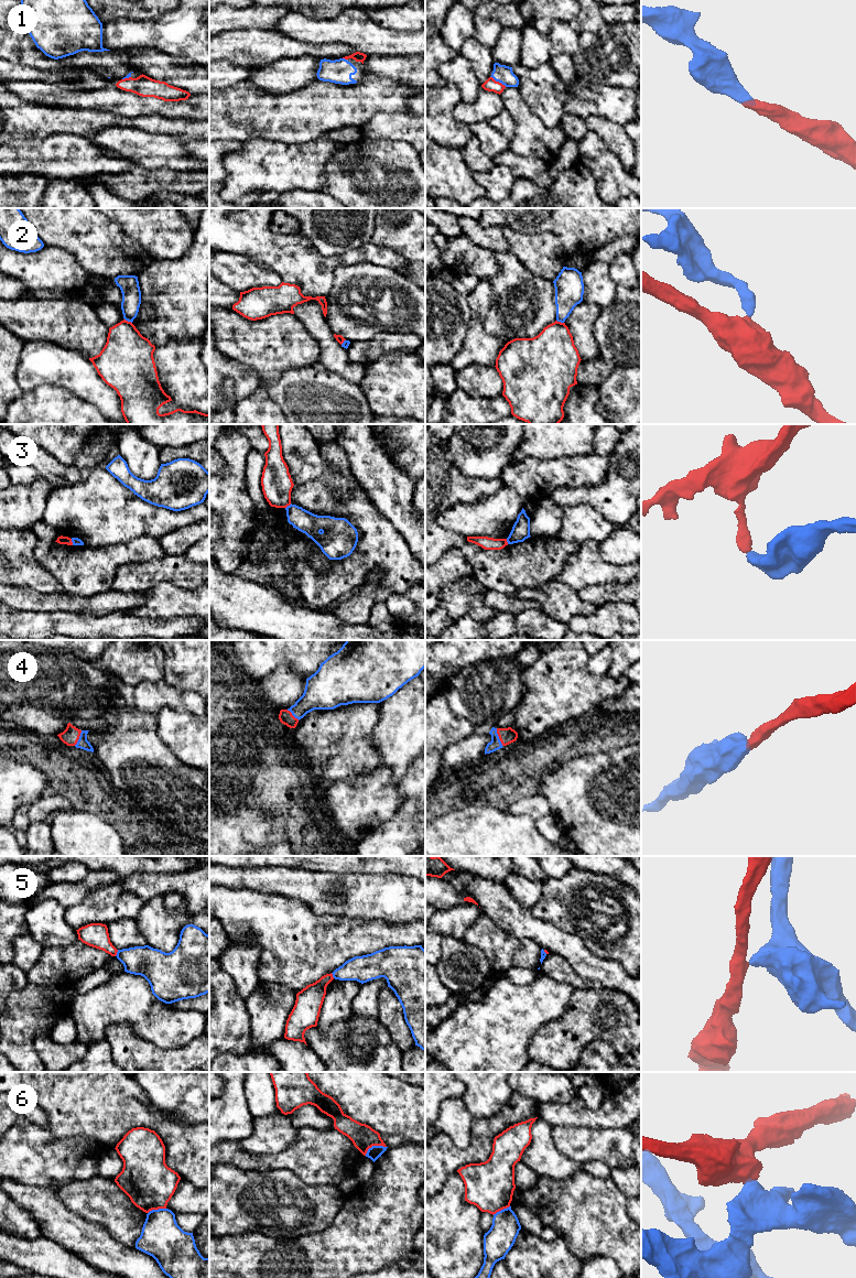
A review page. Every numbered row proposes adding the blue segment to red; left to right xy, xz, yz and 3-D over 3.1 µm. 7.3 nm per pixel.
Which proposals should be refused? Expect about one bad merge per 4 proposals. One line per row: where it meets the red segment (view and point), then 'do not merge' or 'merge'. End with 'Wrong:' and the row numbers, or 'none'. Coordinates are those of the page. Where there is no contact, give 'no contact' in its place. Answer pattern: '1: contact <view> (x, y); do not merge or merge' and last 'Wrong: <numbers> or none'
1: contact yz (498, 82); merge
2: contact xy (127, 321); do not merge
3: contact xy (72, 542); do not merge
4: contact yz (499, 737); merge
5: contact xy (116, 953); do not merge
6: contact xz (374, 1145); do not merge
Wrong: 2, 3, 5, 6

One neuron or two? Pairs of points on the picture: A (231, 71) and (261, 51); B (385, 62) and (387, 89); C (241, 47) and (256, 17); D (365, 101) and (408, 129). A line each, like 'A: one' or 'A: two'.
A: two
B: two
C: two
D: two

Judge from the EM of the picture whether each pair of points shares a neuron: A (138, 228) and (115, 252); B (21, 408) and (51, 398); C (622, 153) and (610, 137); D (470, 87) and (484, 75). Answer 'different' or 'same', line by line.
A: different
B: same
C: same
D: different

